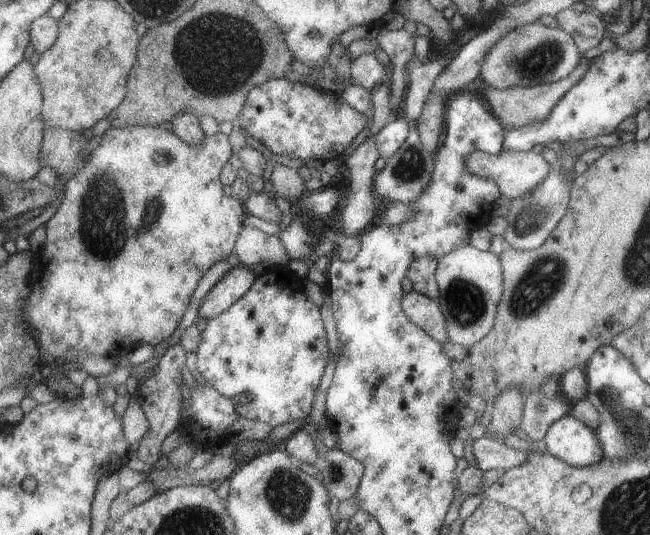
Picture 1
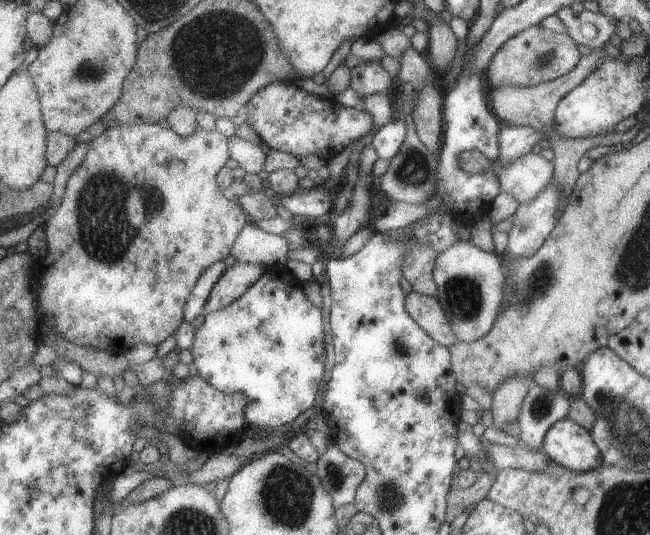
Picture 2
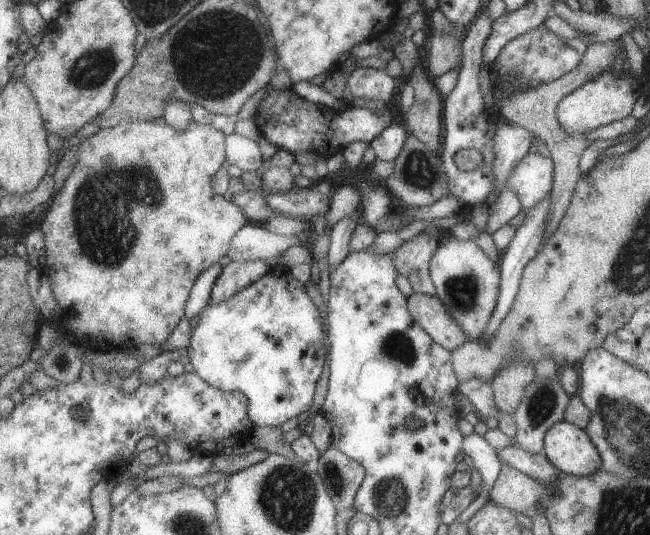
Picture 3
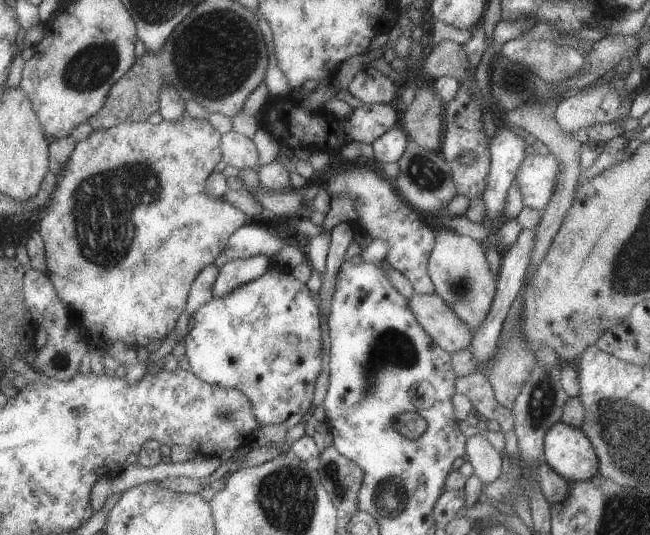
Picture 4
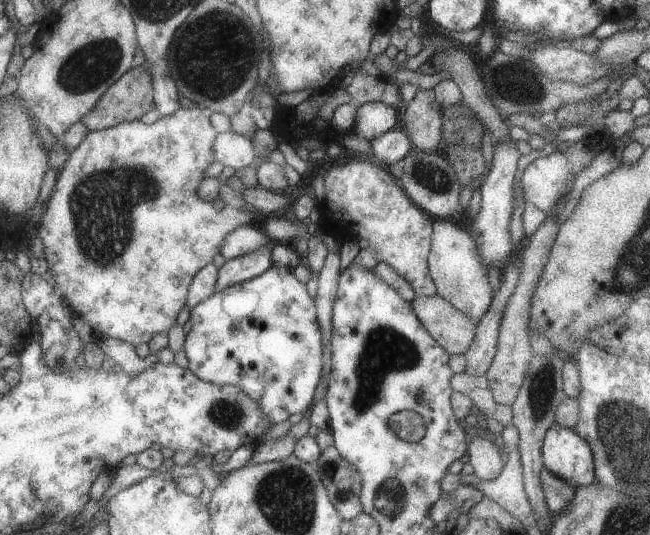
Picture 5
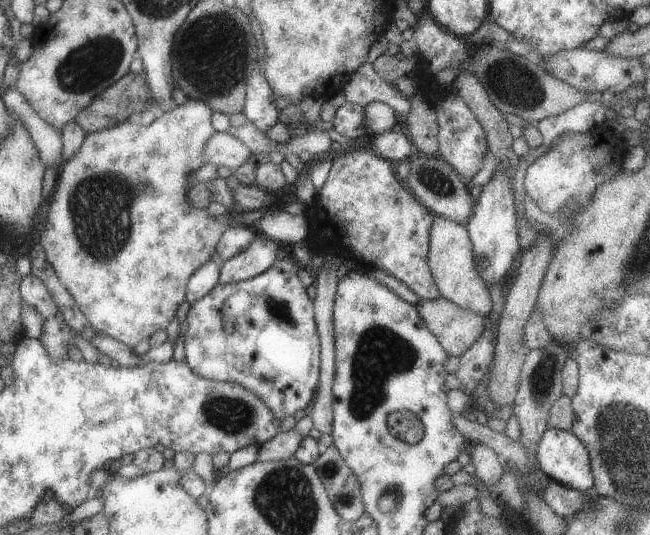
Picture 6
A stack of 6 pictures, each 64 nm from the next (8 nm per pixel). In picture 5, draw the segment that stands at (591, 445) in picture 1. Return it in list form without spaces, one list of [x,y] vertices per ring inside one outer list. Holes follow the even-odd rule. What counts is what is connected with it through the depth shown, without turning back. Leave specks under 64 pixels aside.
[[[553,424],[542,439],[542,466],[569,487],[577,489],[594,484],[589,446],[574,432]]]

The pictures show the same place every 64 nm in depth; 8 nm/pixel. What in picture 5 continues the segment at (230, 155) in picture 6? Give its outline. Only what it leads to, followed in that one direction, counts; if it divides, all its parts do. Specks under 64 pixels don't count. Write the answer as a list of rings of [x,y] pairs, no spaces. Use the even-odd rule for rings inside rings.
[[[233,131],[217,134],[212,145],[212,154],[213,161],[234,170],[254,164],[257,158],[257,151],[248,138]]]

